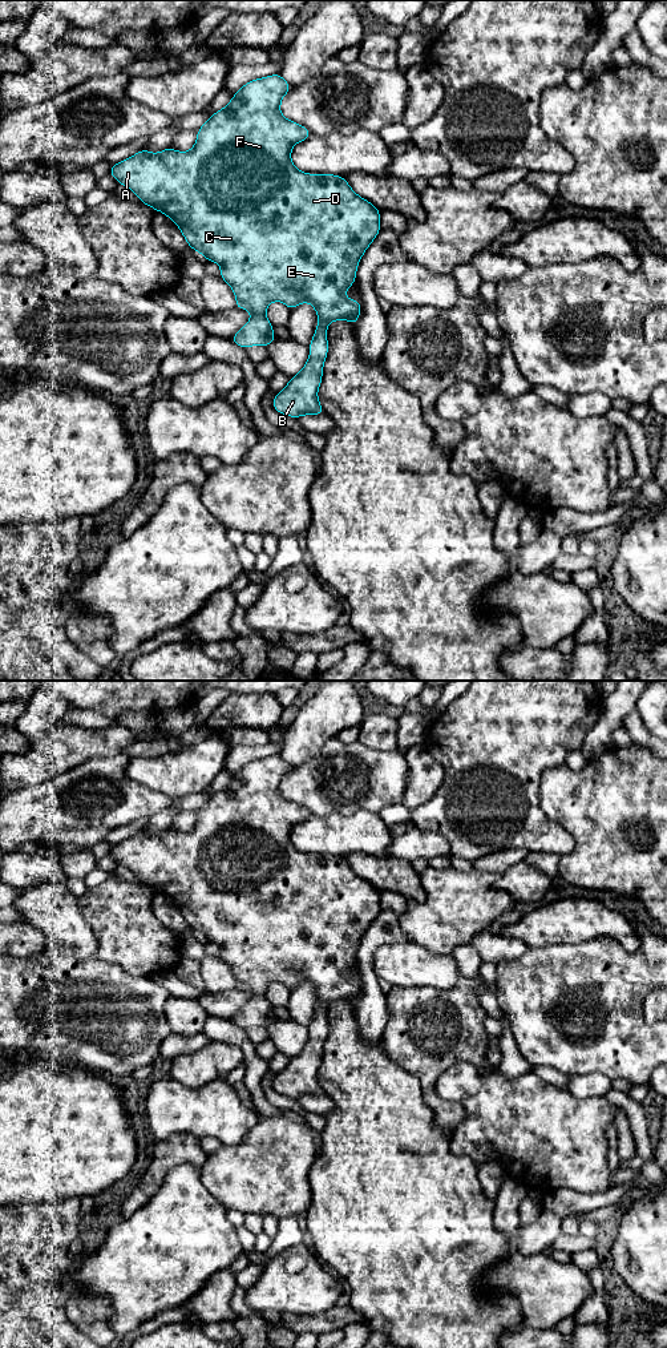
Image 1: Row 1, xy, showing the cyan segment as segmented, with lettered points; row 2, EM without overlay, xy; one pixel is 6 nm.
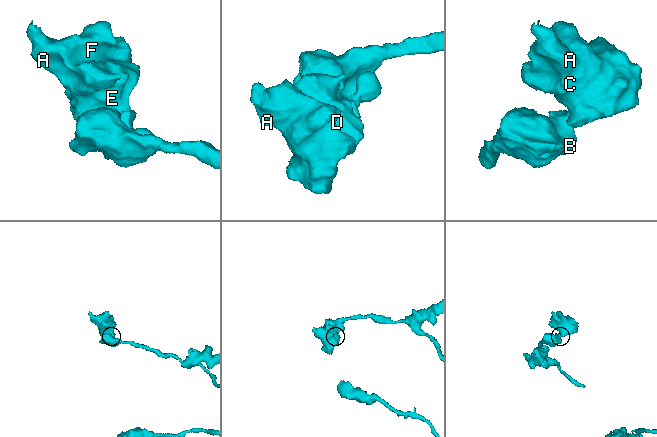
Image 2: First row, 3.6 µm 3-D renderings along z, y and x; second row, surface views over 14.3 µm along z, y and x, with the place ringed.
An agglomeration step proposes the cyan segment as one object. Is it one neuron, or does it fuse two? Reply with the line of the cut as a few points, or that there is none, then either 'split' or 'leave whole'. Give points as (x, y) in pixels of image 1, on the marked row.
xy (328, 321), (319, 322) | split

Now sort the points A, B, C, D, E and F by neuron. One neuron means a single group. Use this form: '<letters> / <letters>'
A C D E F / B

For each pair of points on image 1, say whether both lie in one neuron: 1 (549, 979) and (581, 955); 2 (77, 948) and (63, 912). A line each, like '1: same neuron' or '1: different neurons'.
1: same neuron
2: same neuron

